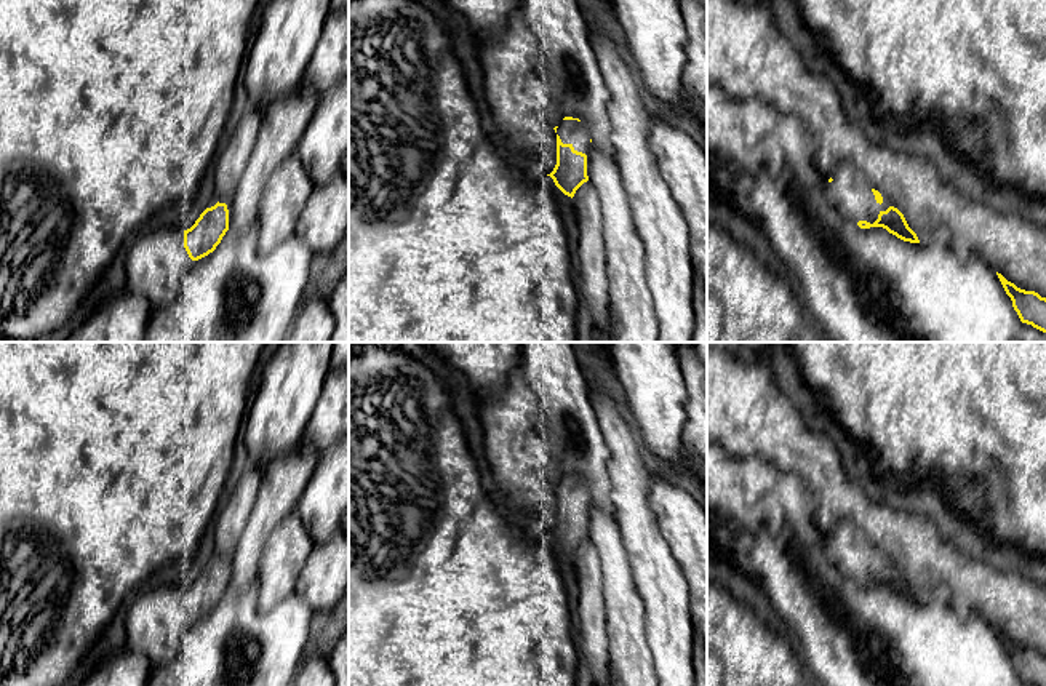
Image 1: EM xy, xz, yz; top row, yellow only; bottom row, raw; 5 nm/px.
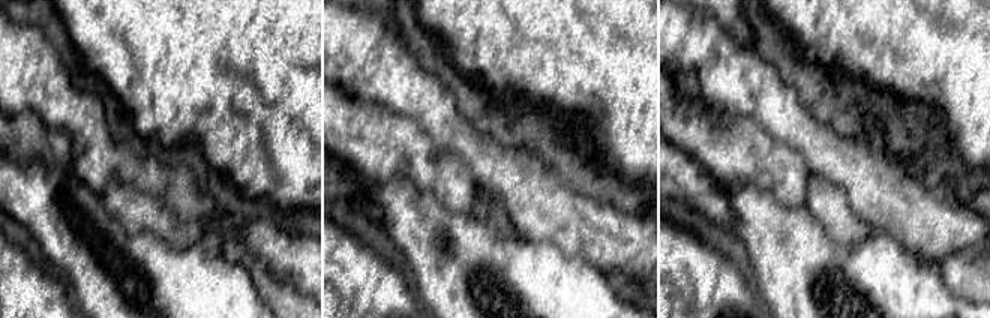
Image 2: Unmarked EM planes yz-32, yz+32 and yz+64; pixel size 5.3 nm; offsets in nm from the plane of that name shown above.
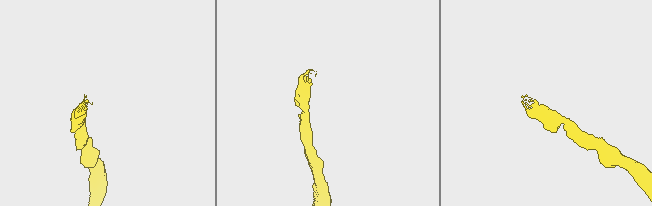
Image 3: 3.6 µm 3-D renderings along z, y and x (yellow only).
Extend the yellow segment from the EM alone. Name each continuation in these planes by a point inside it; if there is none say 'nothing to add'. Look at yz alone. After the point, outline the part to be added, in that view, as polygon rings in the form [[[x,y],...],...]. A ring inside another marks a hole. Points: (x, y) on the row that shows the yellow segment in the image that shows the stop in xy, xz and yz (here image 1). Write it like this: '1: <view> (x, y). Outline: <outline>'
1: yz (850, 192). Outline: [[[840,163],[832,179],[832,182],[819,181],[817,187],[825,192],[828,201],[844,217],[854,222],[867,221],[870,224],[878,219],[881,205],[875,200],[872,187],[854,165]]]

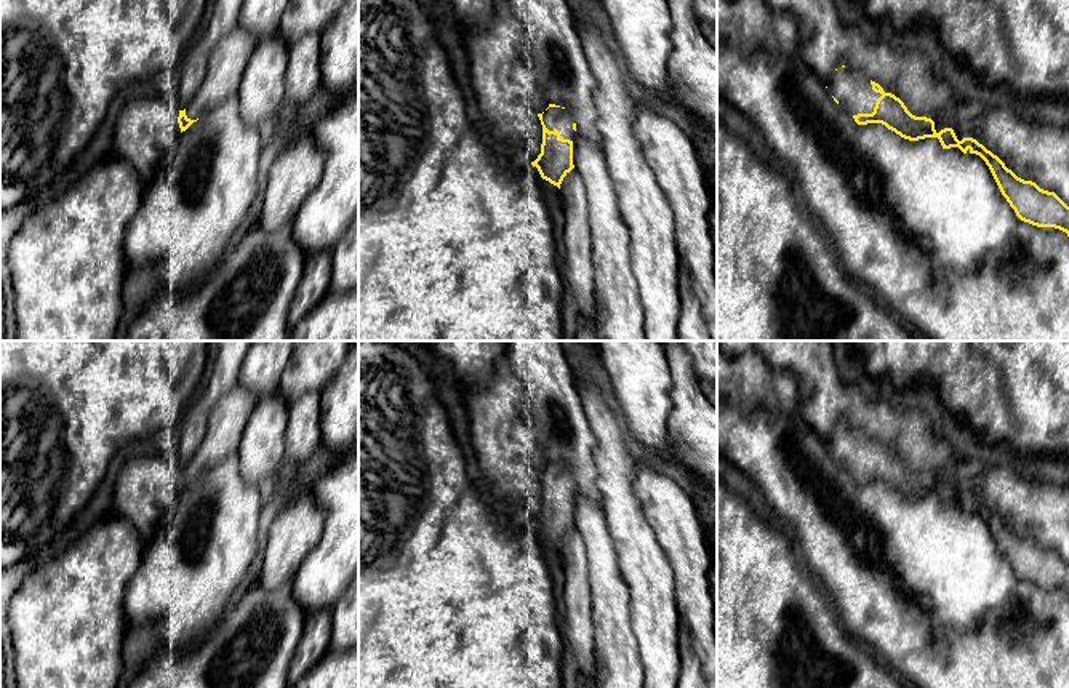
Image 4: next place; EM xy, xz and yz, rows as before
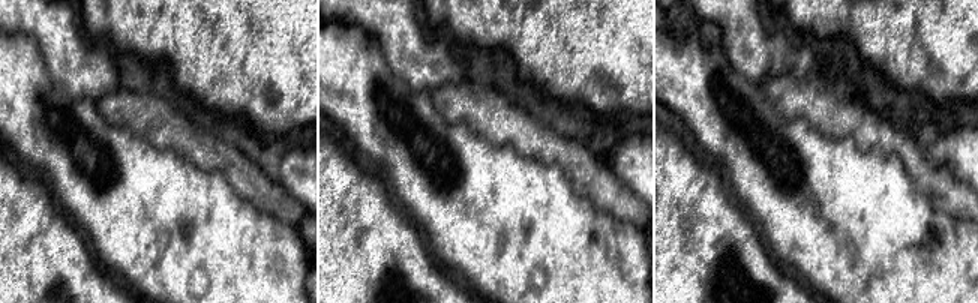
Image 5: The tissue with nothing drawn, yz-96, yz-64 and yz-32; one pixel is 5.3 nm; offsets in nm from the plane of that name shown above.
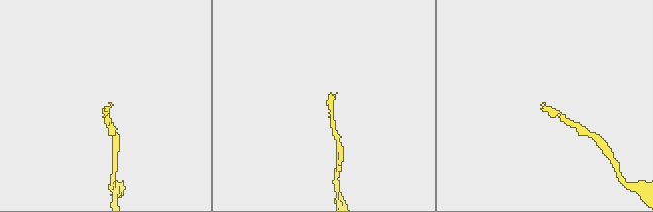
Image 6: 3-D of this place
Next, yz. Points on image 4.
1: yz (850, 87). Outline: [[[847,61],[840,62],[826,86],[839,106],[851,115],[872,114],[877,99],[882,96],[872,90],[871,80]]]

